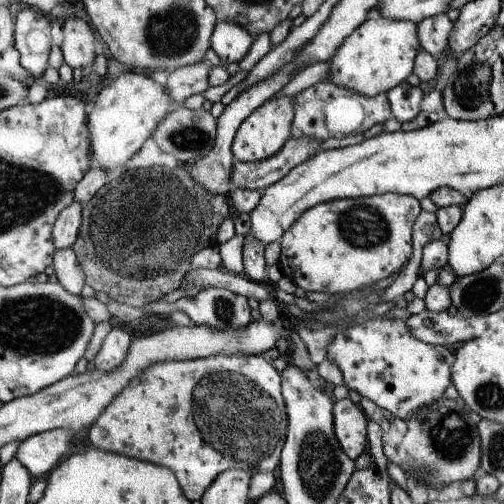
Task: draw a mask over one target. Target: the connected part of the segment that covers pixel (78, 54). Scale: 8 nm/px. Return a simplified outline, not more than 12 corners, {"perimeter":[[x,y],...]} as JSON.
{"perimeter":[[80,17],[61,23],[62,59],[74,72],[93,63],[93,31]]}

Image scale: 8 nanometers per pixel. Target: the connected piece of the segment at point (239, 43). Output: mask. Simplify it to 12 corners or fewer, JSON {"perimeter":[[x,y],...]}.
{"perimeter":[[216,21],[211,50],[223,63],[239,62],[253,37],[235,23]]}

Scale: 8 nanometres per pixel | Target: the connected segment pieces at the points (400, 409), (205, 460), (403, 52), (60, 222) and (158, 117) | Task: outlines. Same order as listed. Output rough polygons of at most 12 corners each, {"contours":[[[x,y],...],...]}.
{"contours":[[[401,318],[336,332],[344,386],[401,420],[442,397],[453,356]],[[261,355],[155,363],[84,431],[173,471],[275,470],[280,373]],[[366,18],[328,58],[327,82],[365,97],[412,73],[415,25]],[[73,200],[59,212],[50,232],[55,249],[78,237],[82,206]],[[128,70],[87,114],[90,160],[126,166],[174,107]]]}

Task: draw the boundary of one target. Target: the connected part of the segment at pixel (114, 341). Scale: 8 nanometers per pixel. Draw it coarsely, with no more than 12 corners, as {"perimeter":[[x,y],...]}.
{"perimeter":[[111,328],[94,356],[94,368],[115,370],[131,339]]}

